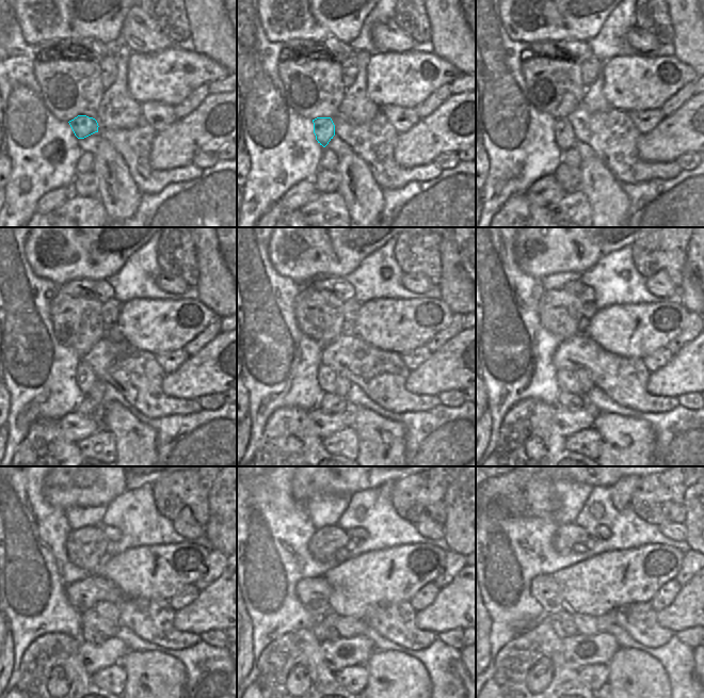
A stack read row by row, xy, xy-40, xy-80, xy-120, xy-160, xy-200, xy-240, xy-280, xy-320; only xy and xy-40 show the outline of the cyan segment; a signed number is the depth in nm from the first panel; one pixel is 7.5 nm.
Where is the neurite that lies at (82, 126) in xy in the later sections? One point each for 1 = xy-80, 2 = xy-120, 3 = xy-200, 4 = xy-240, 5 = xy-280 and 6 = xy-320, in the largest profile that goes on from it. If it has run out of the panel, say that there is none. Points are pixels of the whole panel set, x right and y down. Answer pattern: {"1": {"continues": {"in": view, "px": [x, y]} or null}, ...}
{"1": {"continues": {"in": "xy-80", "px": [564, 138]}}, "2": {"continues": {"in": "xy-120", "px": [85, 378]}}, "3": {"continues": {"in": "xy-200", "px": [565, 378]}}, "4": {"continues": {"in": "xy-240", "px": [90, 619]}}, "5": {"continues": {"in": "xy-280", "px": [347, 627]}}, "6": {"continues": {"in": "xy-320", "px": [587, 624]}}}

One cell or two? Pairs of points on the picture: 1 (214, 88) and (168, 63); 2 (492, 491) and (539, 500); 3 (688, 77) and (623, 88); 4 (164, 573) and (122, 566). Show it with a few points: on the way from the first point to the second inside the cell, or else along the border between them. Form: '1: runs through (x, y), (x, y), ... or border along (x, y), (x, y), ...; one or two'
1: border along (225, 76), (206, 84); two
2: runs through (504, 491), (514, 491), (522, 497), (527, 497); one
3: runs through (672, 84), (639, 85); one
4: runs through (154, 577), (147, 572), (132, 570); one

